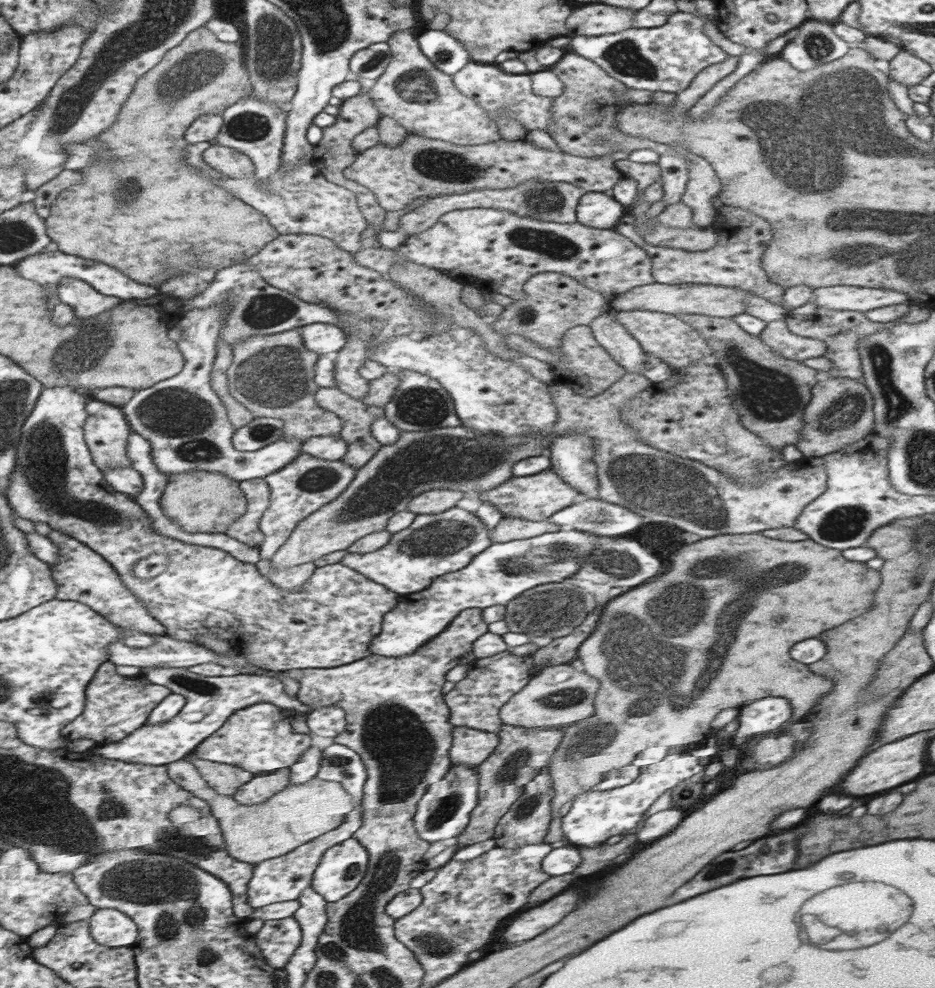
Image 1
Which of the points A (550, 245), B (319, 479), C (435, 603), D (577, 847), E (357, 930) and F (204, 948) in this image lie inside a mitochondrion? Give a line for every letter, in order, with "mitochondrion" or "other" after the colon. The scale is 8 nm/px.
A: mitochondrion
B: mitochondrion
C: other
D: other
E: mitochondrion
F: mitochondrion

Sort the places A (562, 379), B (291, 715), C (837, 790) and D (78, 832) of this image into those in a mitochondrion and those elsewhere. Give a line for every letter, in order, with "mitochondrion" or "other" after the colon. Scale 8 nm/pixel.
A: other
B: other
C: other
D: mitochondrion

